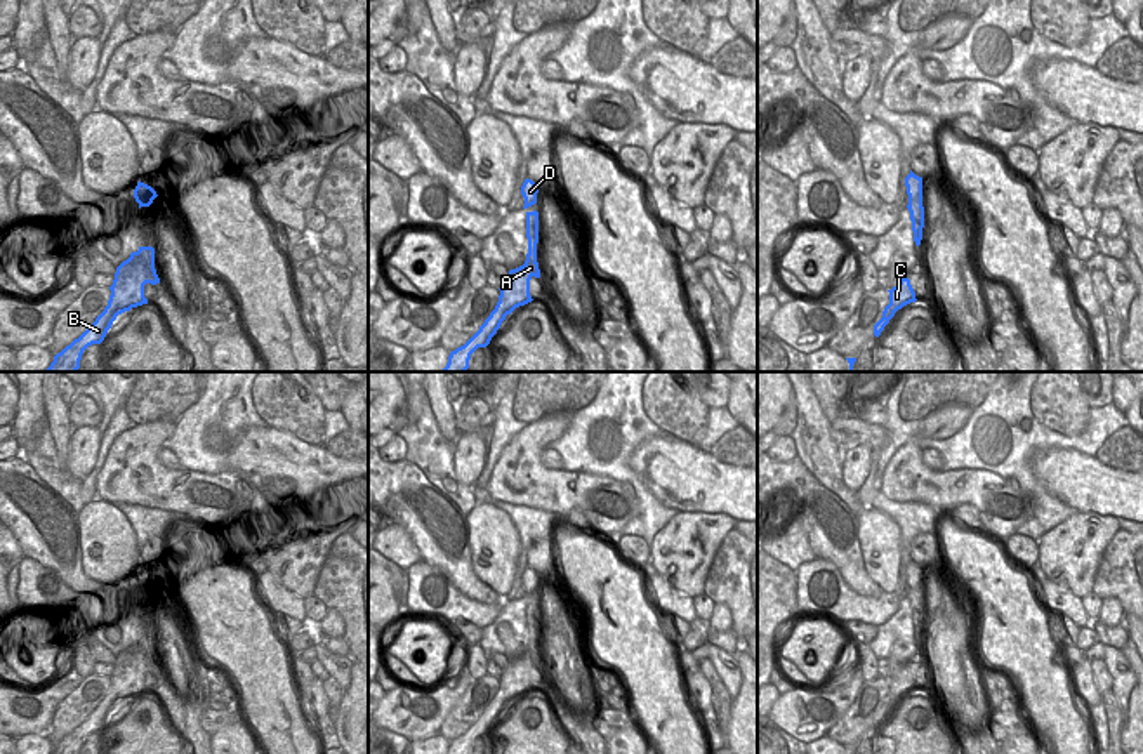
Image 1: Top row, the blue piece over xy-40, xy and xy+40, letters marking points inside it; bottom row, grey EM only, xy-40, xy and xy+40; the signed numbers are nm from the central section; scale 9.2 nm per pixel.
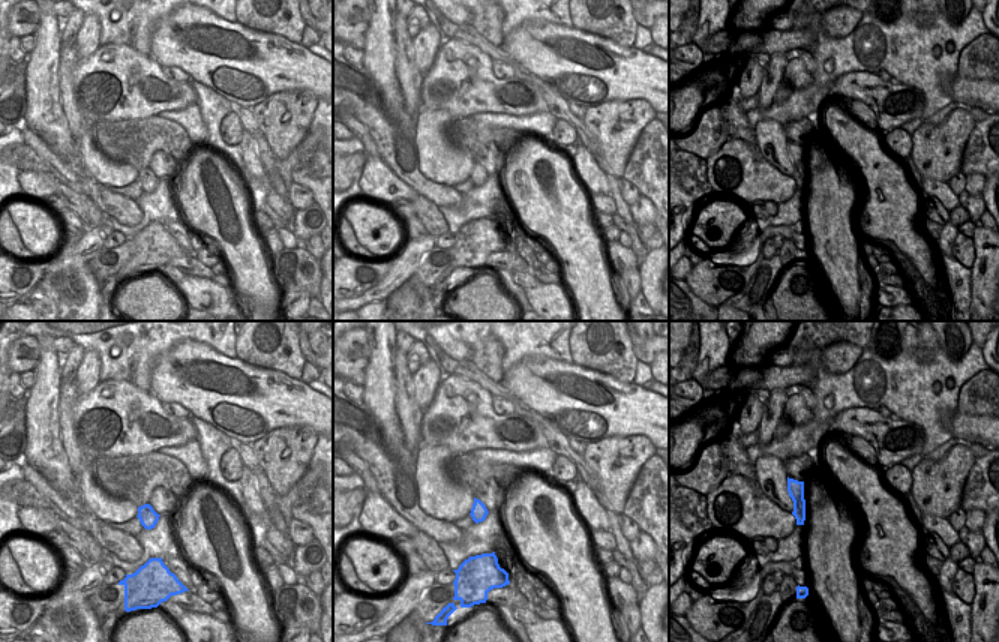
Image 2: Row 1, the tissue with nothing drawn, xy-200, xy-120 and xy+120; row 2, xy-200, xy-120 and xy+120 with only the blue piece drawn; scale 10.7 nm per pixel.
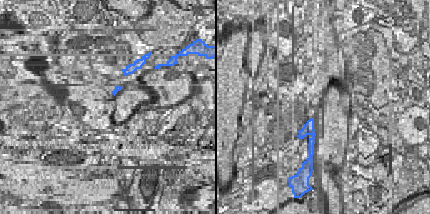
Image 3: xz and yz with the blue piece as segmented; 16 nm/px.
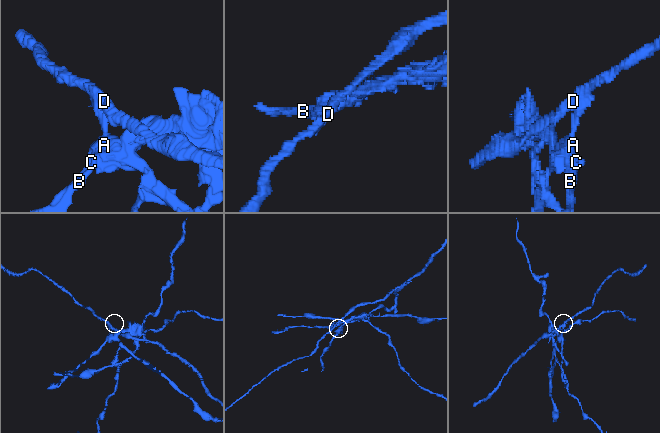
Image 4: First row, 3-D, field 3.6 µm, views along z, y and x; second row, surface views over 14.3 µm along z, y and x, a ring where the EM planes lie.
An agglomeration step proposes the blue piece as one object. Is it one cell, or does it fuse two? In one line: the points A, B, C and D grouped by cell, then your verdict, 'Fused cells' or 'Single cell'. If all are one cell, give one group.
Groups: A B C / D. Fused cells.

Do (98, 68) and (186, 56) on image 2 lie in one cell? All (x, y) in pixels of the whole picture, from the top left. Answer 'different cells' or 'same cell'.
different cells

